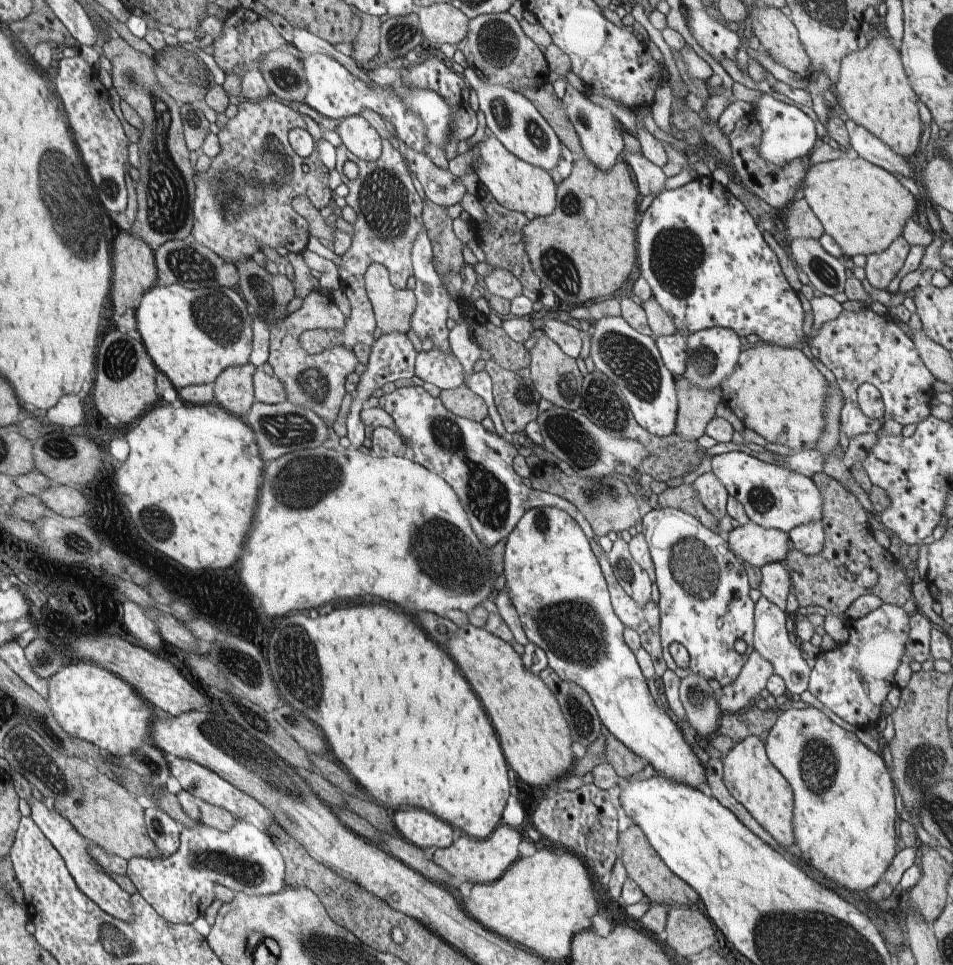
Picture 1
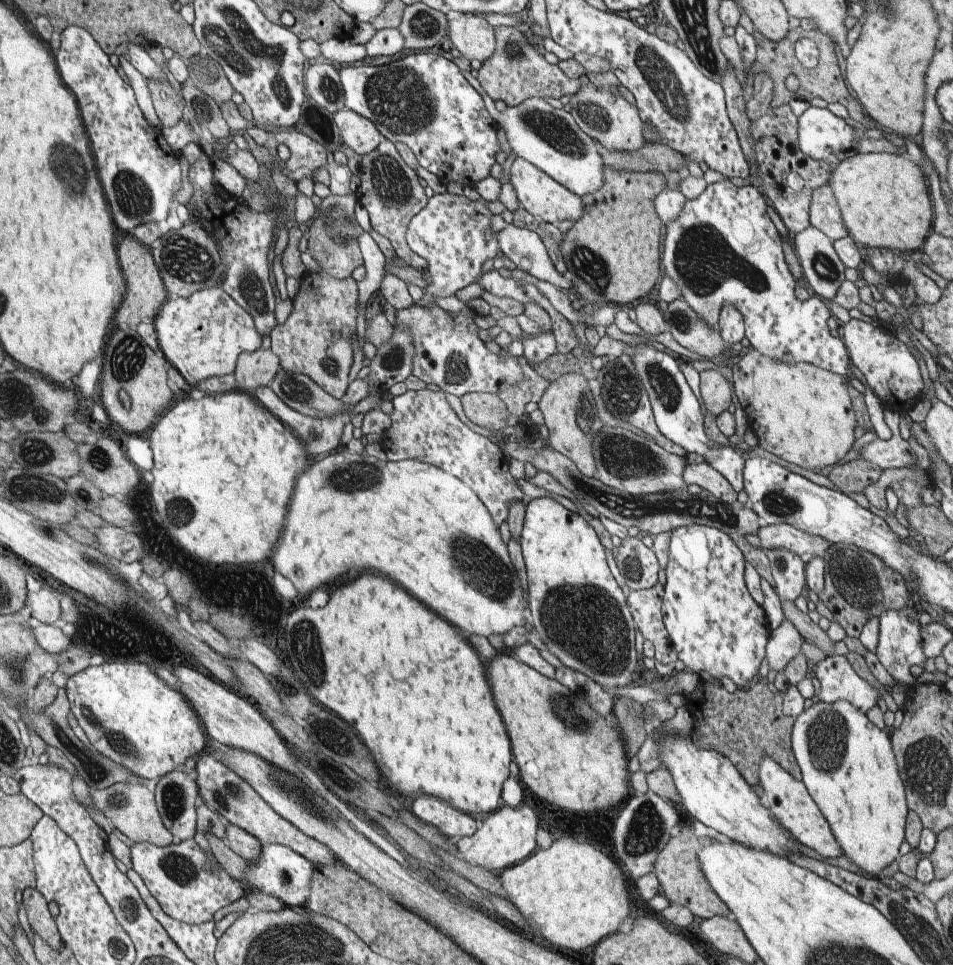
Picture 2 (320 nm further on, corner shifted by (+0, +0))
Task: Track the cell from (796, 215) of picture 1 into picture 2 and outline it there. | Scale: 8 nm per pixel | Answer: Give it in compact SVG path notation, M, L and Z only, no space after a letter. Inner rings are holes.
M828 184L814 189L810 205L809 221L812 227L816 227L818 230L824 232L831 241L849 235L849 230L843 221L838 201Z

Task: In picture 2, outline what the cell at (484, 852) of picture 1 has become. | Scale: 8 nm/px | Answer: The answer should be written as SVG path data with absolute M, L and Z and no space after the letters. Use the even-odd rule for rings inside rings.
M525 803L519 807L502 804L498 810L490 813L476 833L460 838L456 844L457 855L472 865L493 866L496 870L507 869L538 850L536 832L541 824L543 823L534 814L534 810Z

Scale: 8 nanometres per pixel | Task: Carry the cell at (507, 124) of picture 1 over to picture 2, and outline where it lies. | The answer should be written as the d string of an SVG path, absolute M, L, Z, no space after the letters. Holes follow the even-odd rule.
M483 92L482 98L488 112L497 122L500 132L505 134L510 148L518 157L535 164L556 182L581 197L596 192L603 185L605 181L603 168L606 164L602 155L595 140L576 124L567 107L557 109L542 97L534 97L526 99L518 106L508 107L500 113L494 107L494 101L488 93Z

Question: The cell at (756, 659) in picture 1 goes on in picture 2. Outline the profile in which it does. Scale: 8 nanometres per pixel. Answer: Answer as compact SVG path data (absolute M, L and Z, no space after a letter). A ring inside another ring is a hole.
M786 618L778 628L769 631L769 641L765 648L765 658L768 659L770 669L782 671L783 668L800 653L802 635Z

